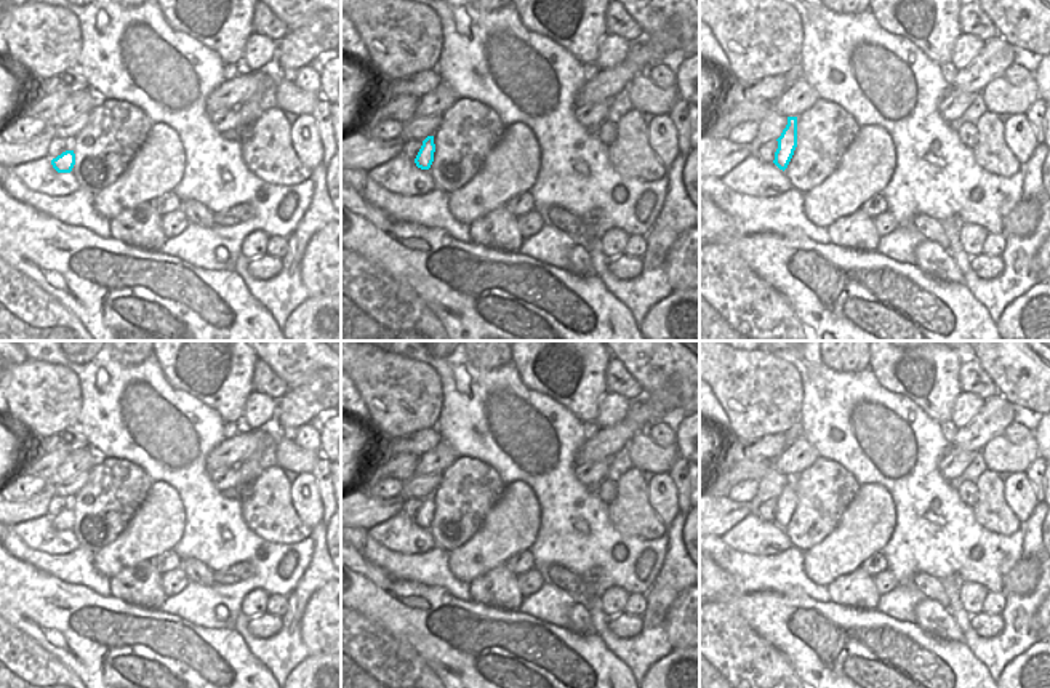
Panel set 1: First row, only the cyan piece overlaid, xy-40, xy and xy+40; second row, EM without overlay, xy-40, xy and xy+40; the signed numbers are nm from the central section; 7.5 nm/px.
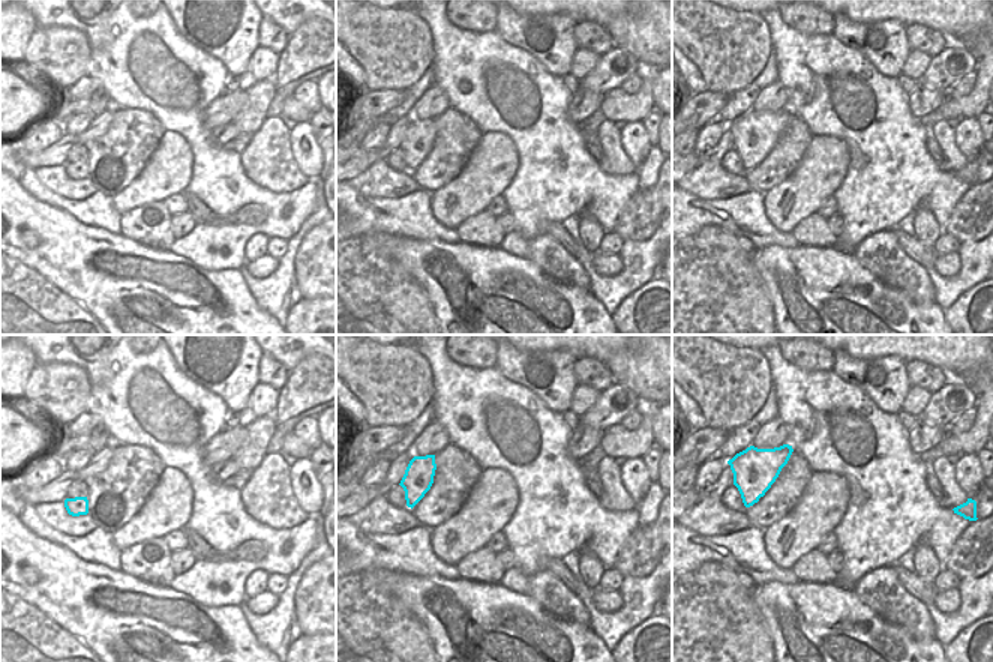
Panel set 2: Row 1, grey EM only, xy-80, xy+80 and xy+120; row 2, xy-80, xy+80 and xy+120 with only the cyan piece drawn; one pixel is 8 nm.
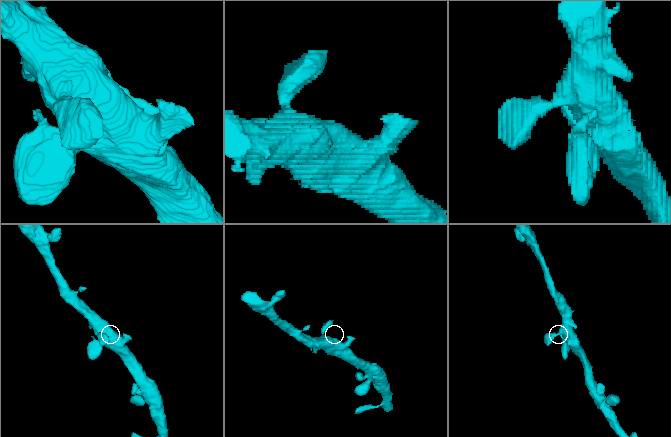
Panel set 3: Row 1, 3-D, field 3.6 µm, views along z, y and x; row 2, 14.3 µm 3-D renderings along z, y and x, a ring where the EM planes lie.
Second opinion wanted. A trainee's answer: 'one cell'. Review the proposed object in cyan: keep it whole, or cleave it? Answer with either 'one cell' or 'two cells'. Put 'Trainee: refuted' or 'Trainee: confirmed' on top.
Trainee: confirmed
one cell

